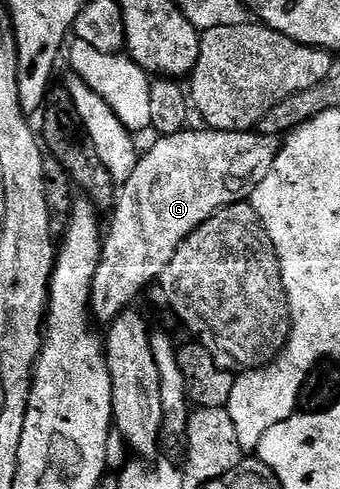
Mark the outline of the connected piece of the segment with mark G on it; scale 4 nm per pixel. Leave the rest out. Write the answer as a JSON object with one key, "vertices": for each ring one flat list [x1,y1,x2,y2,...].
{"vertices":[[185,128,179,130,176,134,165,134,157,137,156,143,149,148,148,151,141,153,136,160,134,172,130,172,130,180,119,183,118,193,114,199,114,209,111,211,112,227,107,227,106,233,102,238,100,247,100,263,94,272,94,280,92,281,92,305,91,313,94,315,97,323,111,323,119,314,125,313,129,309,128,306,148,285,155,283,160,277,160,273,166,268,166,264,170,264,170,260,174,260,174,252,181,246,184,241,198,229,198,227,210,220,210,216,214,216,219,210,226,206,233,206,235,202,241,201,249,193,250,187,257,180,263,178,272,166,272,162,276,159,276,153,280,151,282,142,277,136,266,136,262,133,245,132,243,130,213,130,211,128,199,128,200,130,192,130,193,128]]}

